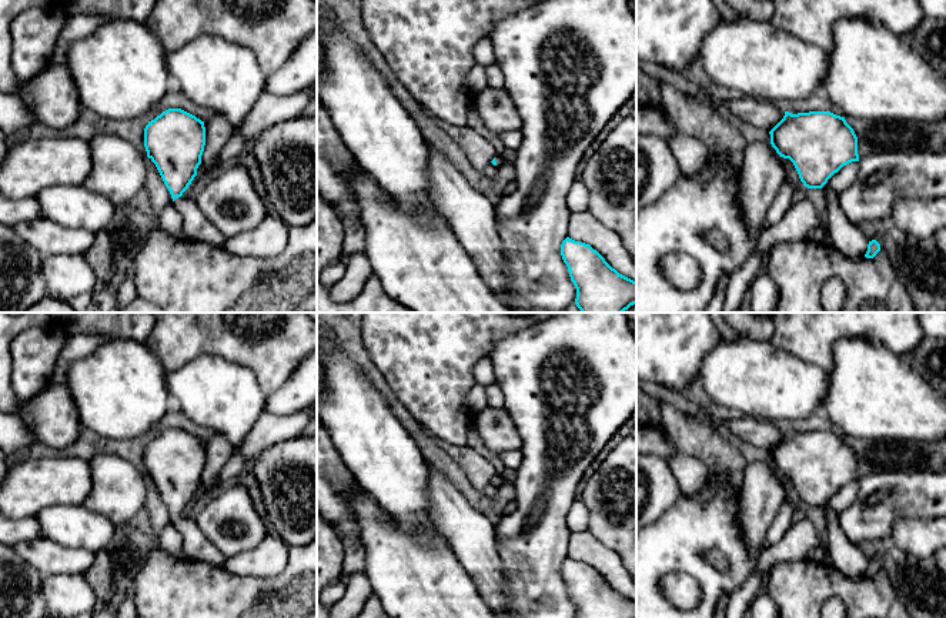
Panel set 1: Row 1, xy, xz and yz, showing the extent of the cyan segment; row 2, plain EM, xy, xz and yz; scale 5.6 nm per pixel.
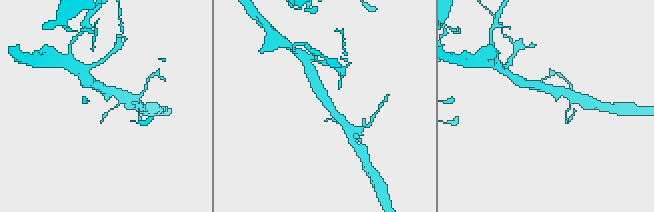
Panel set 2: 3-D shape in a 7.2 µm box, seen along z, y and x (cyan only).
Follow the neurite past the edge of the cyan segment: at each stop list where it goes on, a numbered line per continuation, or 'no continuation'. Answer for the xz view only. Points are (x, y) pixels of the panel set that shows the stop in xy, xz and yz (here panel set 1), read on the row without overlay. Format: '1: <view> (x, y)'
1: xz (501, 480)

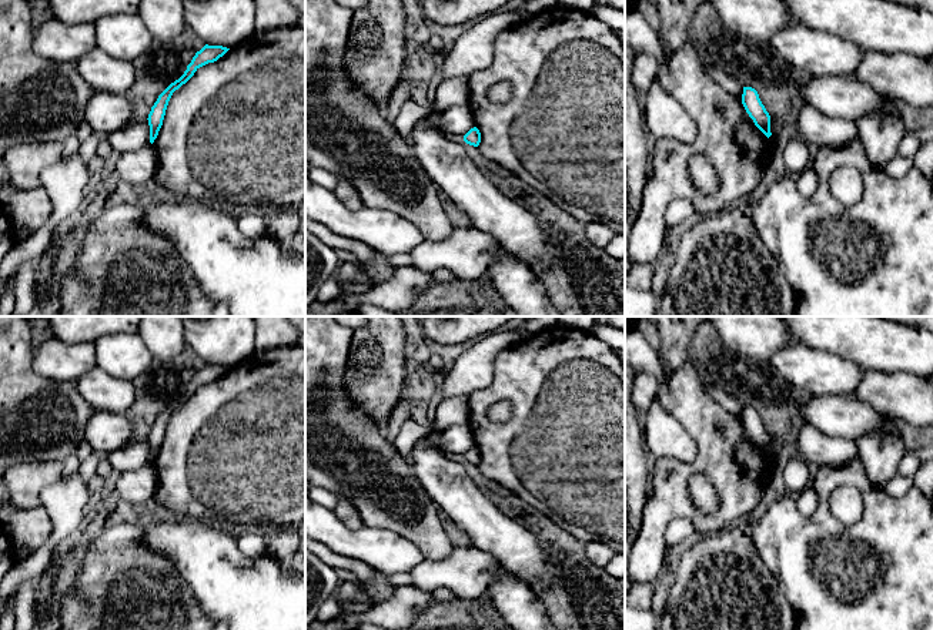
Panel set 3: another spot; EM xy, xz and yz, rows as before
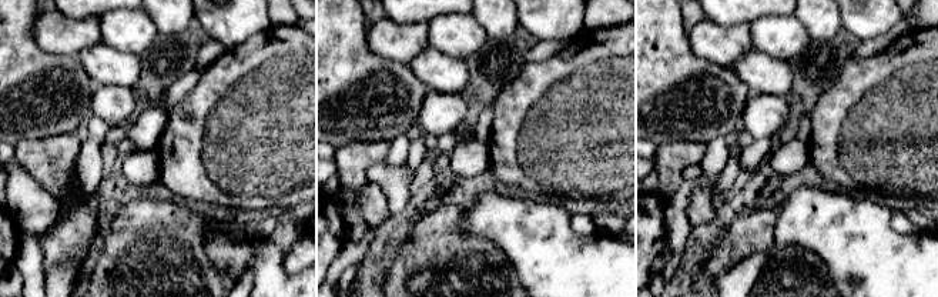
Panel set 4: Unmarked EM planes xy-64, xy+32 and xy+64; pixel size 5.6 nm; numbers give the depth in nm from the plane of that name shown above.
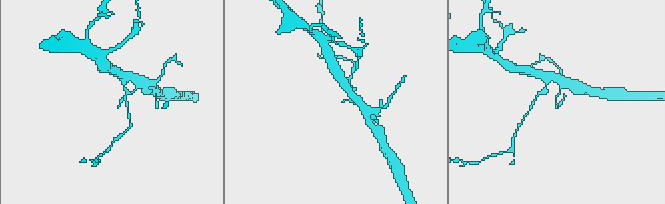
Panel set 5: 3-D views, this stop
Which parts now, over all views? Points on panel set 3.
no continuation

